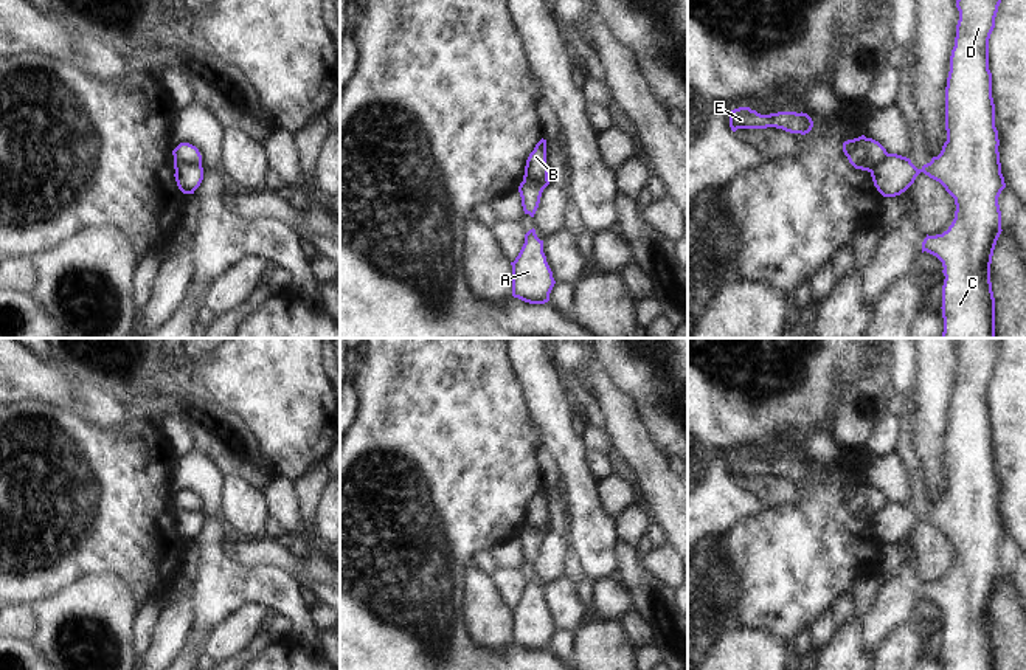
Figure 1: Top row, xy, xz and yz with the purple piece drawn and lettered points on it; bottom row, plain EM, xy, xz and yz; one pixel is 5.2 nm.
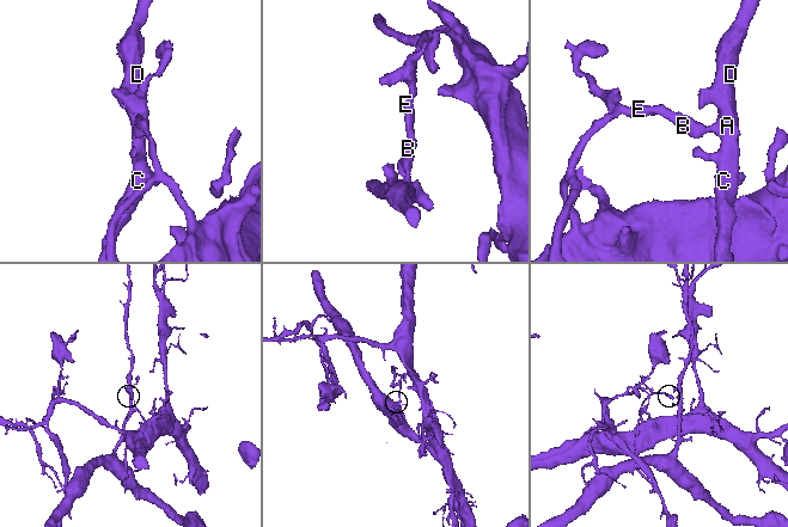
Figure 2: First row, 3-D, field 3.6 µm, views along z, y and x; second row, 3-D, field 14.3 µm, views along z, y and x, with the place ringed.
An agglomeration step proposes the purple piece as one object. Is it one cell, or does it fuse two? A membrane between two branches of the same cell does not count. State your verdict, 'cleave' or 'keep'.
cleave

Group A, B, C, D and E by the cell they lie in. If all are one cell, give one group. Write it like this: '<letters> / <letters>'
A C D / B E

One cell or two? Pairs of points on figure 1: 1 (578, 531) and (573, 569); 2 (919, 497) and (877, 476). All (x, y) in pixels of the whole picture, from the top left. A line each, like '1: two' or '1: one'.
1: two
2: two

